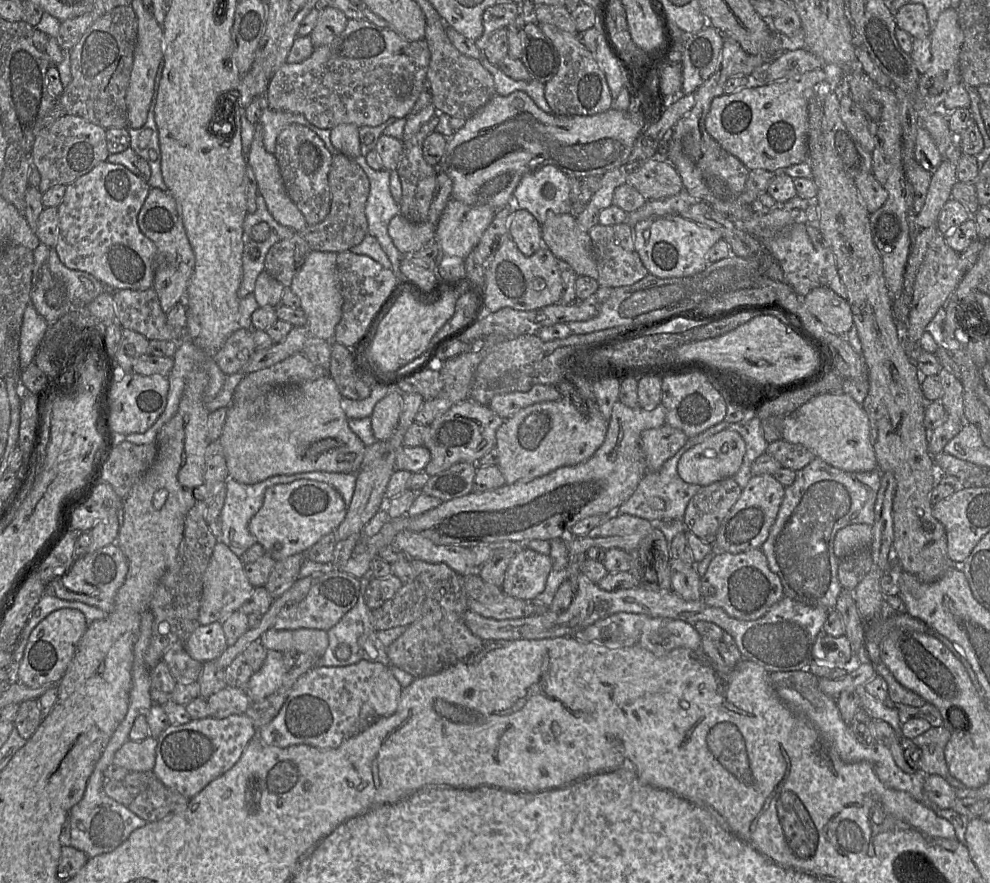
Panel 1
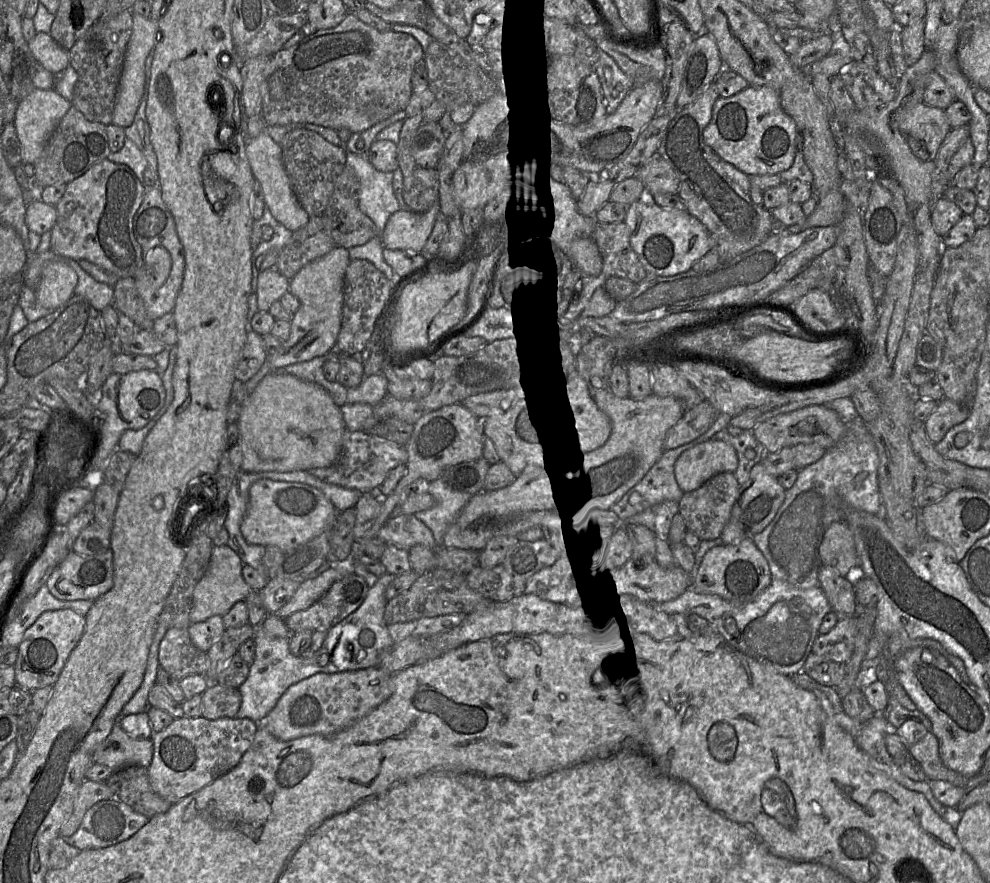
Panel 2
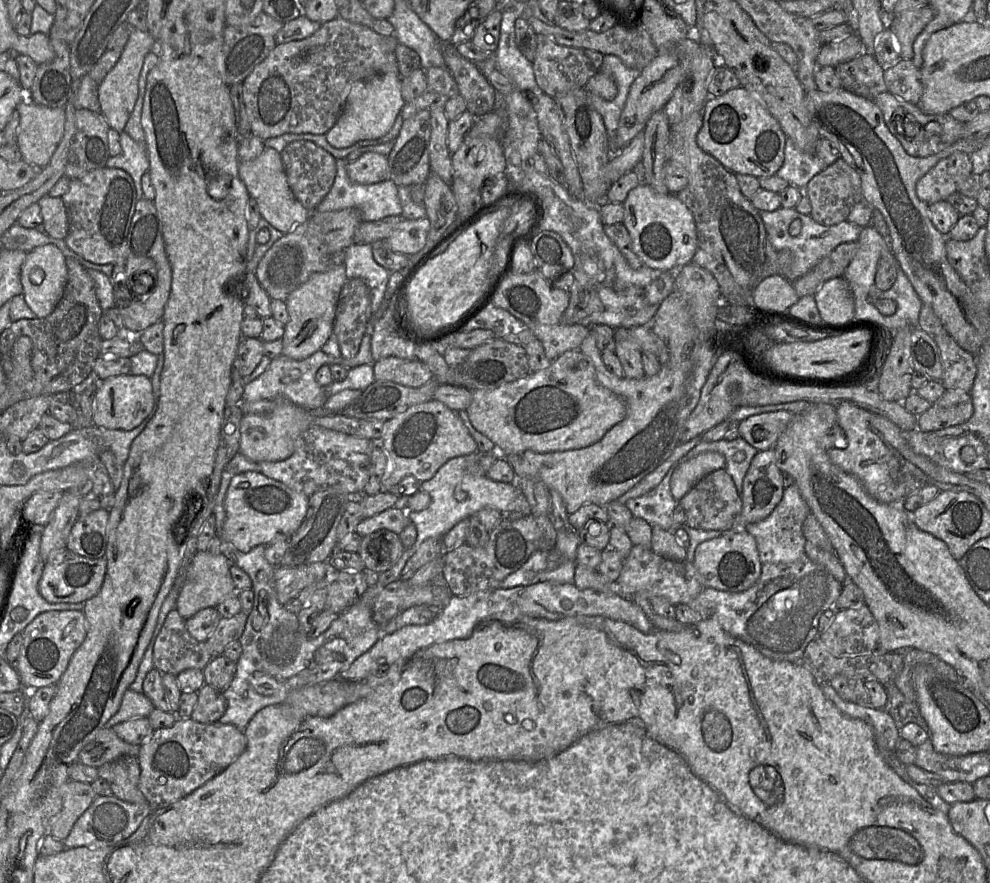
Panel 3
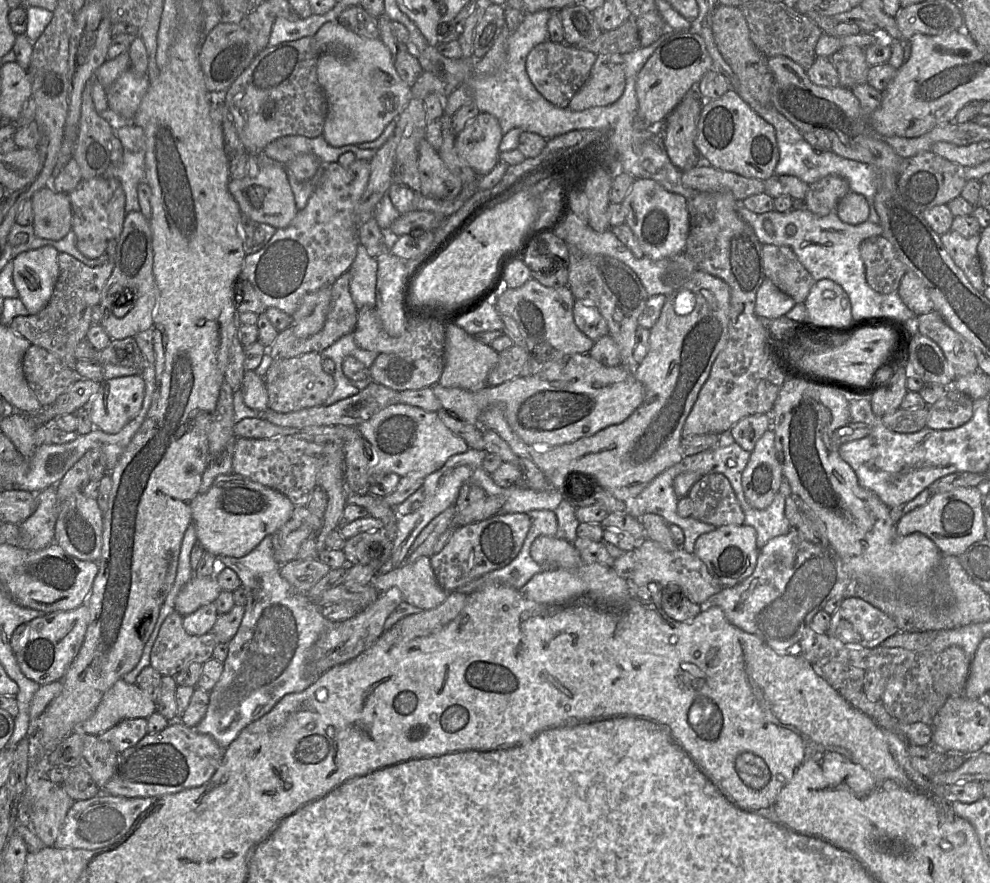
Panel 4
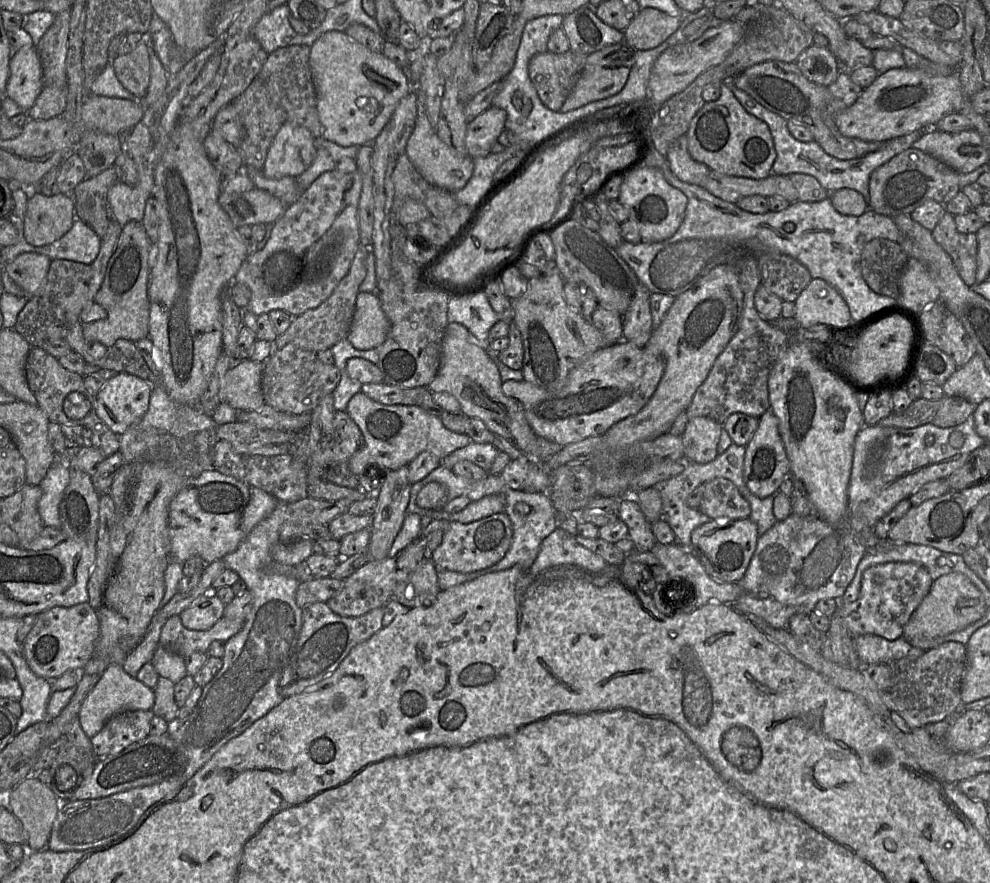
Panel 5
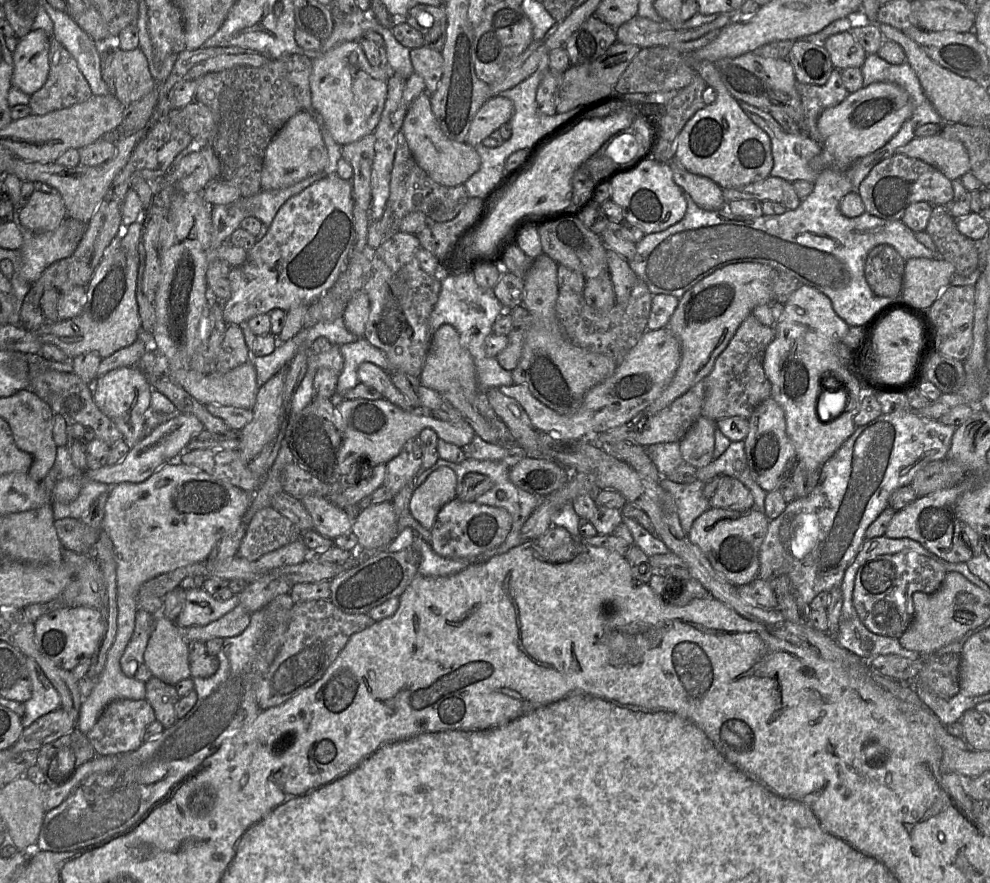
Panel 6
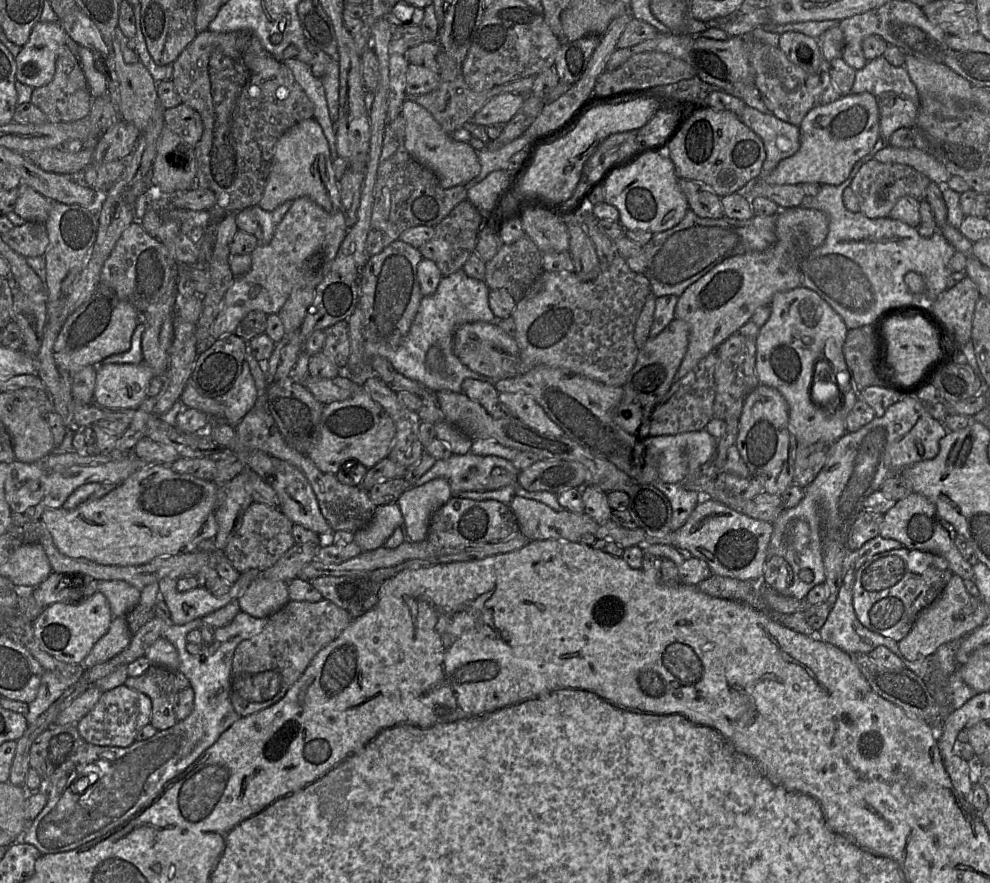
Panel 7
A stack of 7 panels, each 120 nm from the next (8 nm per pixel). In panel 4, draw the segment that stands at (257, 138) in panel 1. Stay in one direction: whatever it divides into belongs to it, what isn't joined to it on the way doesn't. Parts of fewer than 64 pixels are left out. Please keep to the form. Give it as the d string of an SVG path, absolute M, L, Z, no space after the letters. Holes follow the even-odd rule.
M268 164L261 167L256 177L231 179L228 190L238 203L242 215L256 223L265 223L279 228L286 228L298 213L295 198L291 189L286 167L283 164Z

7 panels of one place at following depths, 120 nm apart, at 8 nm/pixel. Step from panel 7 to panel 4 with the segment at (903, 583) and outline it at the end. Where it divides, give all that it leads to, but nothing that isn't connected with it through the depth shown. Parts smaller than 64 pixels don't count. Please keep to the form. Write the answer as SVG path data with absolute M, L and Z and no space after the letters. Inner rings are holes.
M850 596L832 614L826 634L842 643L871 649L899 631L890 616L865 600Z

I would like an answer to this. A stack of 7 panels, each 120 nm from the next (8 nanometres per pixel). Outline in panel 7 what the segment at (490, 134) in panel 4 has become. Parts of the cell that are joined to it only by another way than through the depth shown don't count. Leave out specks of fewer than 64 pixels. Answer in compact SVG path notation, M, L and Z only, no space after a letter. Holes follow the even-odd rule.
M502 93L491 98L472 118L484 127L506 125L519 111L525 101L521 94Z

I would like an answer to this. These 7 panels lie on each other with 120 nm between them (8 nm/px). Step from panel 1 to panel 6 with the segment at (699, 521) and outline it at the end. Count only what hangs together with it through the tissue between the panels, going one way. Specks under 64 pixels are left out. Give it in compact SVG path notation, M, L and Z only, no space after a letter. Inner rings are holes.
M723 475L709 499L710 507L727 510L745 511L754 506L751 491L739 480Z

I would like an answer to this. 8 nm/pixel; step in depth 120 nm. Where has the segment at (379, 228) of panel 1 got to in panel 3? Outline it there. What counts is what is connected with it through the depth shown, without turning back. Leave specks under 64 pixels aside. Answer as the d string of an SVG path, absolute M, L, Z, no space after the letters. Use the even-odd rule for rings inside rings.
M345 159L336 160L337 174L334 183L323 201L314 211L326 212L343 209L356 209L362 221L378 221L390 216L402 215L402 206L398 196L398 186L392 180L363 185L353 182L346 171L349 163Z

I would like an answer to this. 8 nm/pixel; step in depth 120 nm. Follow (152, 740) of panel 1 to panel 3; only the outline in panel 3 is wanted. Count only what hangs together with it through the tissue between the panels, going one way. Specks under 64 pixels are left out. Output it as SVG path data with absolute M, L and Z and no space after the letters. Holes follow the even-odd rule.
M105 727L83 747L78 762L99 768L122 756L130 755L137 758L139 751L139 745L127 743L113 728Z

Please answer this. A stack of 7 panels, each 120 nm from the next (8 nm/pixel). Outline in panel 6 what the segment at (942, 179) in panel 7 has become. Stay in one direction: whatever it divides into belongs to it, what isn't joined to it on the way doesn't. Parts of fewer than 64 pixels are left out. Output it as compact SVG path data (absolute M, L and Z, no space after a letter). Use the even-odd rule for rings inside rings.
M941 134L924 138L914 138L906 145L897 148L895 154L903 154L921 160L953 181L970 170L967 150L957 140L949 140Z

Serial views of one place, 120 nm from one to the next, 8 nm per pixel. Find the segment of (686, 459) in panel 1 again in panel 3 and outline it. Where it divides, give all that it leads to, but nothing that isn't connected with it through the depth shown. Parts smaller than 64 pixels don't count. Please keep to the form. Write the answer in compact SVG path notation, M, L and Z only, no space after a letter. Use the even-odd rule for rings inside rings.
M706 452L678 465L671 476L673 497L680 501L700 480L718 469L724 469L725 457L718 452Z

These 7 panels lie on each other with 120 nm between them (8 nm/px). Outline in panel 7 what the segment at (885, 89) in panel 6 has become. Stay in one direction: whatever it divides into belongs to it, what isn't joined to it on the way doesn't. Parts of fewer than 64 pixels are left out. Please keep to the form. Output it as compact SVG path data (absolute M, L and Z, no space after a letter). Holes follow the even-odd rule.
M867 92L842 96L833 103L809 111L799 129L799 150L793 156L782 160L769 174L761 173L760 179L771 185L840 185L847 179L853 166L871 152L880 138L876 99Z

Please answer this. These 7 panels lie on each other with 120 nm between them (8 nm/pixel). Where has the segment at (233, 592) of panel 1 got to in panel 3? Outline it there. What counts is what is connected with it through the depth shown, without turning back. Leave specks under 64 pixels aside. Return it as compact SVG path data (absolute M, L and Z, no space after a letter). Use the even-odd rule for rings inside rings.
M197 551L186 571L177 601L177 611L184 619L191 618L202 609L217 607L228 596L237 594L230 574L231 565L222 553L213 555L208 551Z

